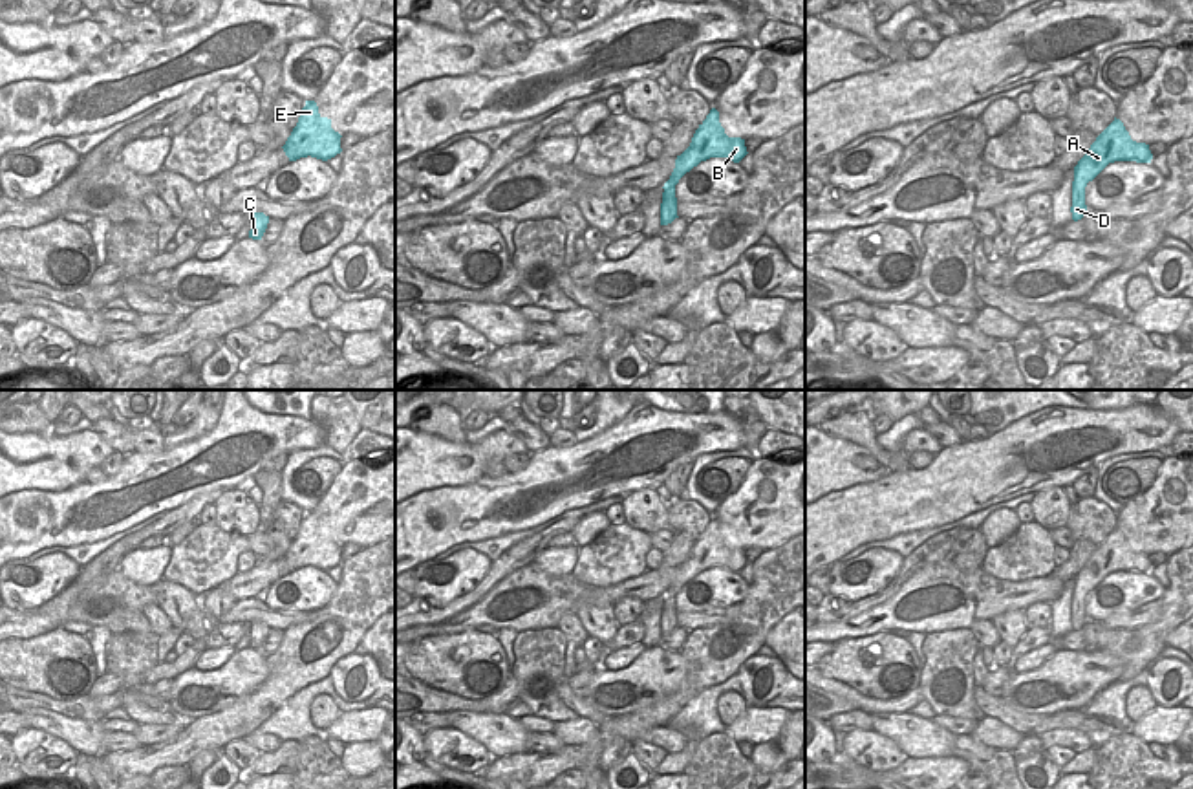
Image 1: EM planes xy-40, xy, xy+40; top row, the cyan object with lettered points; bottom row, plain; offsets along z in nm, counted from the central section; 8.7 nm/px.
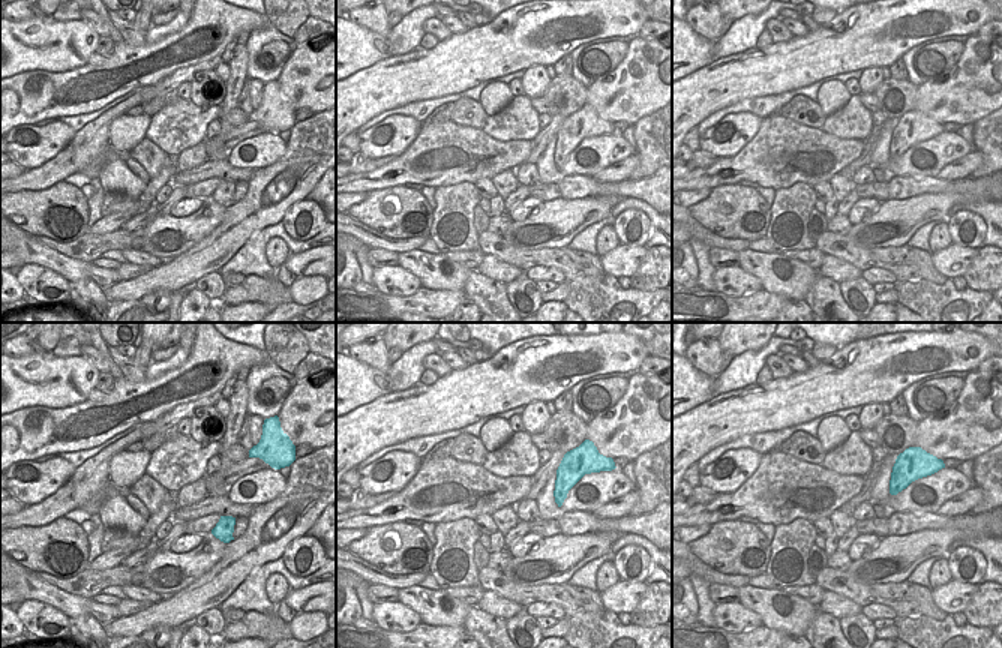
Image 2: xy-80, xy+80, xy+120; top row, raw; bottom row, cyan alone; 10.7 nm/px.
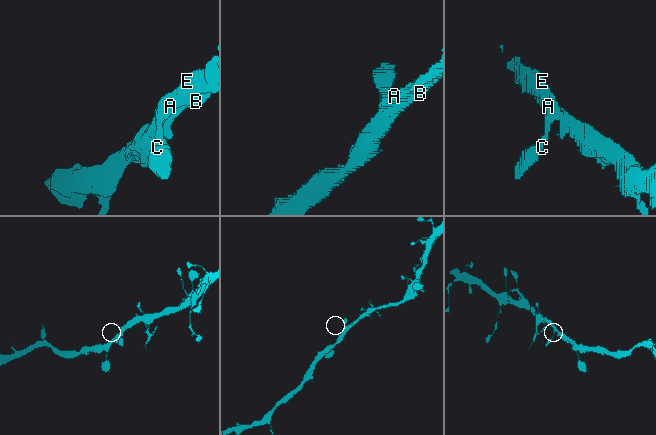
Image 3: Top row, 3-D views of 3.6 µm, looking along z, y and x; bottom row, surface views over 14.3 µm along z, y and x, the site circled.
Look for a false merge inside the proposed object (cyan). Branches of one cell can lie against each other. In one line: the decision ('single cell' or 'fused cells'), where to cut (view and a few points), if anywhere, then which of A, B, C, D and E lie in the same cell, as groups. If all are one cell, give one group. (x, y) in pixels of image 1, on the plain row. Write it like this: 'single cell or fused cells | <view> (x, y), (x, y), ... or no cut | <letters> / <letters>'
single cell | no cut | A B C D E

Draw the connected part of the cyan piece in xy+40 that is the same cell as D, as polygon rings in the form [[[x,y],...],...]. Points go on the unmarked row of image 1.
[[[1114,531],[1096,547],[1087,564],[1074,577],[1072,591],[1072,630],[1078,632],[1085,626],[1085,597],[1092,591],[1109,573],[1136,571],[1151,573],[1153,564],[1149,555],[1131,549],[1123,533]]]

